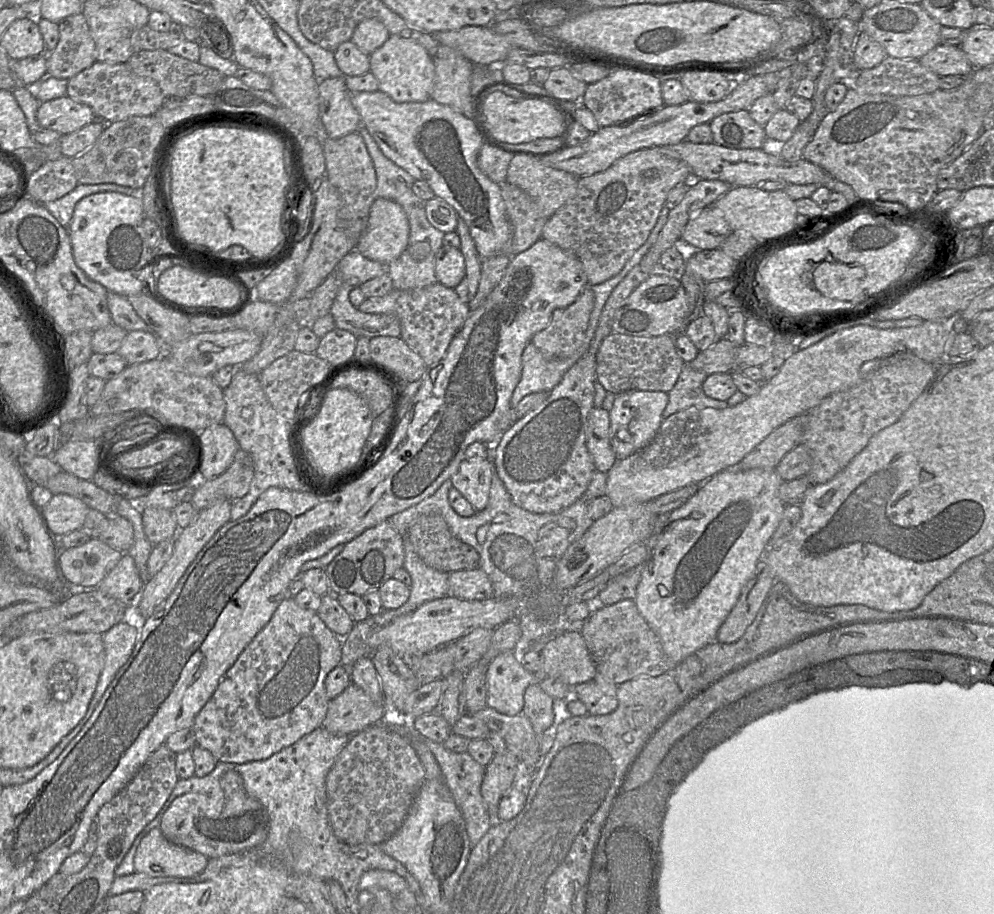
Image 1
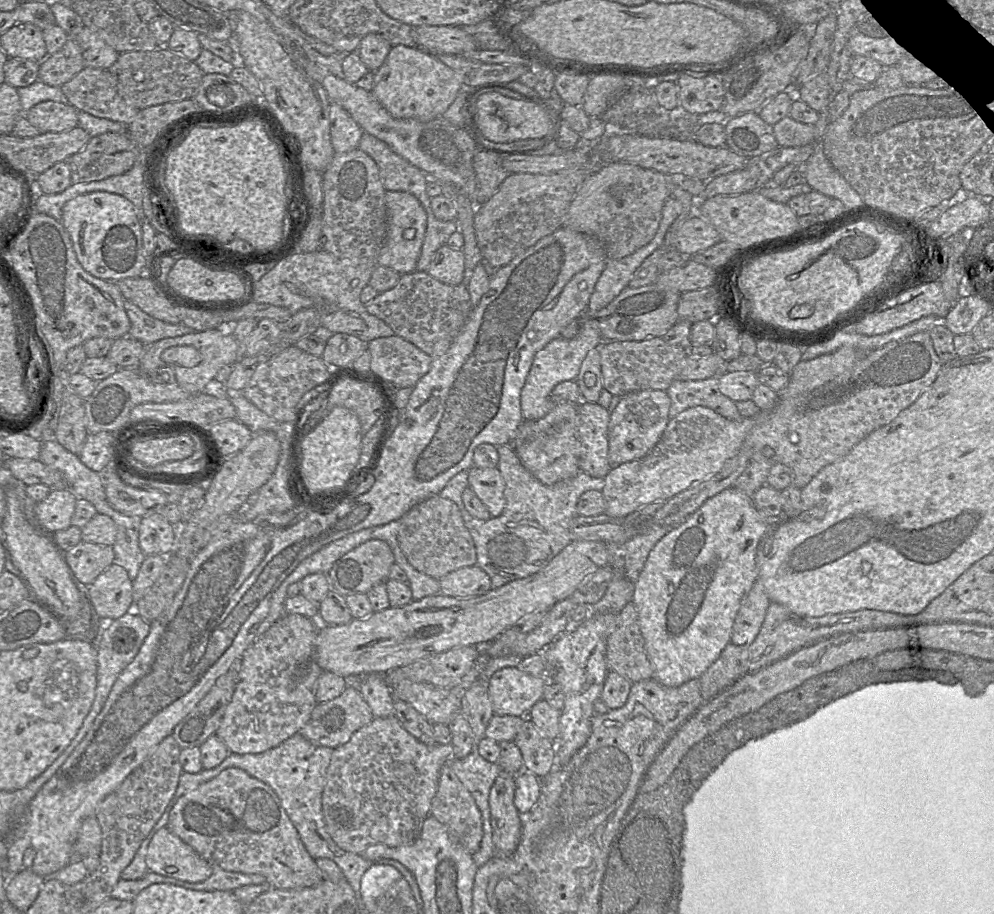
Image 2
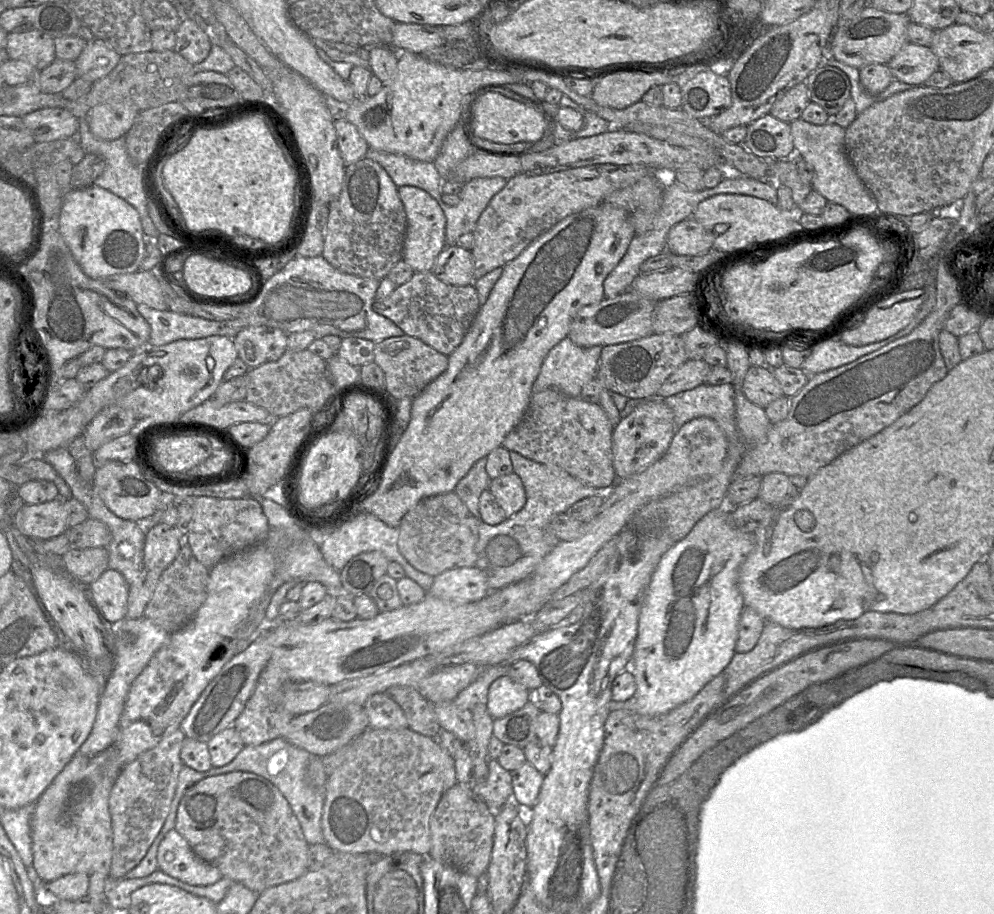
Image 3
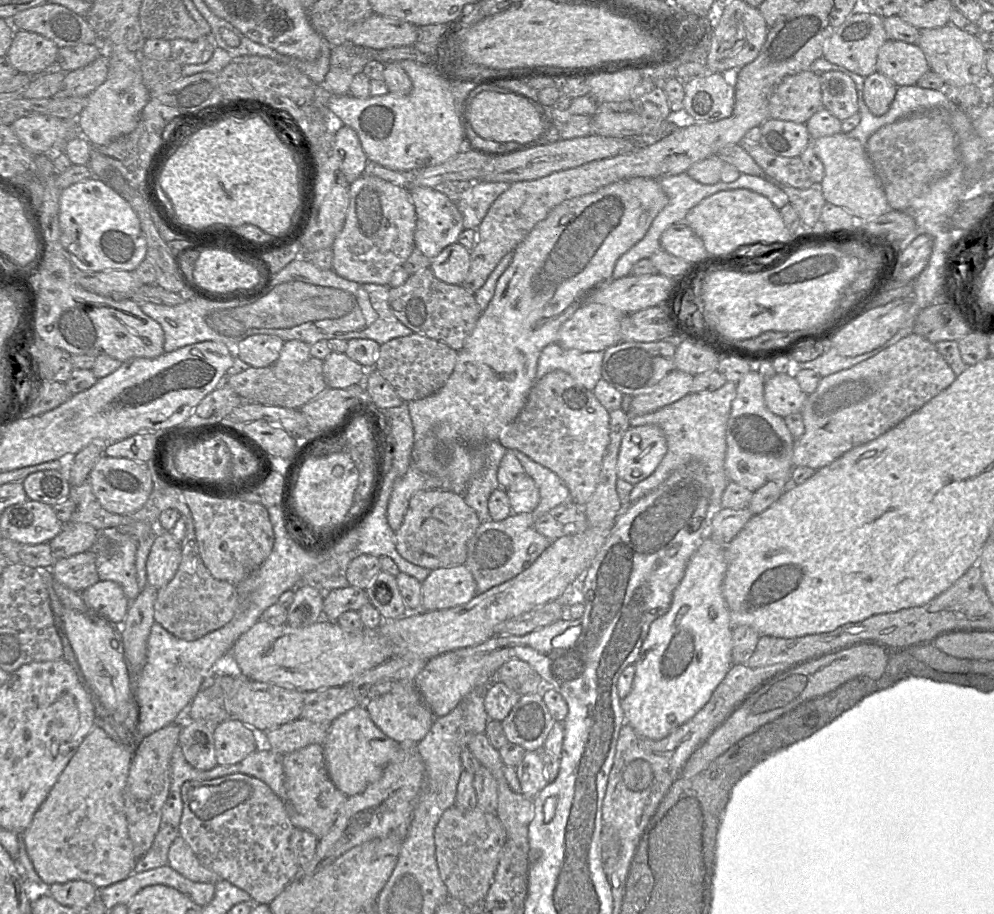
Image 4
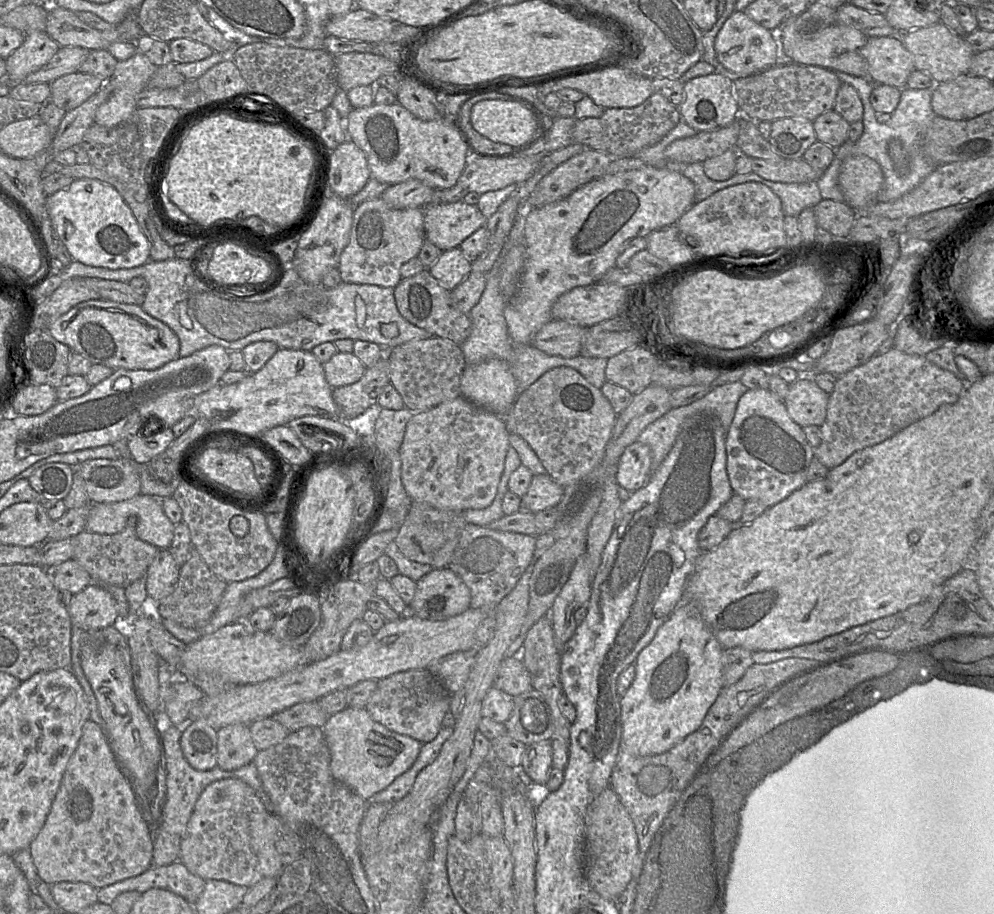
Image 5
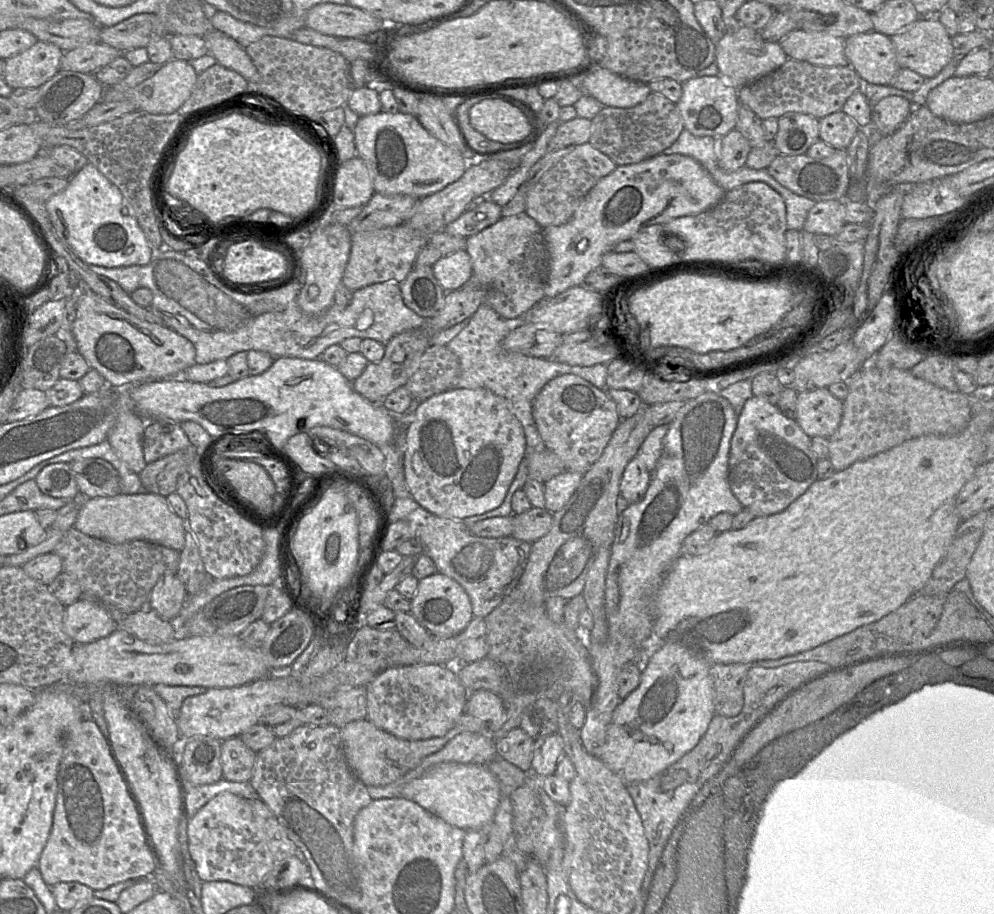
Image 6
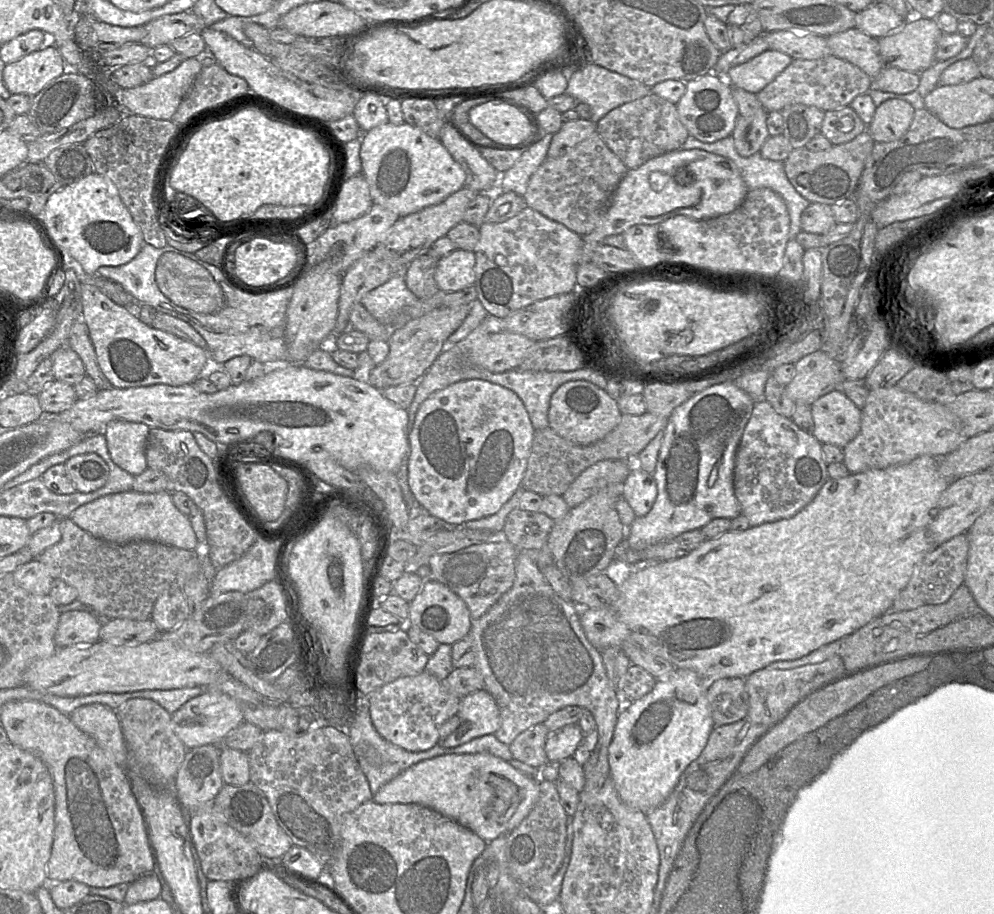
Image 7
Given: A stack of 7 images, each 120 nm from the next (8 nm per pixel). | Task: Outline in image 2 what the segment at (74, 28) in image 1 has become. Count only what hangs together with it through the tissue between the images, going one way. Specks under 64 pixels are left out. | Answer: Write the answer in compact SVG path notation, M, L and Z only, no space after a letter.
M68 36L66 43L56 53L47 55L39 63L38 80L47 85L61 87L85 68L82 50L75 37Z

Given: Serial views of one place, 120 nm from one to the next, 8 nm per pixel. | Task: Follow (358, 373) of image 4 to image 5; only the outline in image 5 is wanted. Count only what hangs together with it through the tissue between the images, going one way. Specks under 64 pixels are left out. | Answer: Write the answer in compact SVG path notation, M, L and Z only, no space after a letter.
M337 352L323 367L325 378L332 389L356 383L366 371L366 366L353 352Z

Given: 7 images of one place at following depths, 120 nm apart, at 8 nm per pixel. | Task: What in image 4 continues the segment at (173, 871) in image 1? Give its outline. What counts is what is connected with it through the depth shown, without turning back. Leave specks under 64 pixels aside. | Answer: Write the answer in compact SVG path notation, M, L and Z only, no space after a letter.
M178 836L170 846L168 865L193 882L215 884L222 880L199 862L191 847L181 836Z

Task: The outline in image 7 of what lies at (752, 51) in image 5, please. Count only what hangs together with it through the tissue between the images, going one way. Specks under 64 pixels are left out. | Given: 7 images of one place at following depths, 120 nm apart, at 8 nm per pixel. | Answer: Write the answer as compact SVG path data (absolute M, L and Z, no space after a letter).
M767 49L749 61L731 68L726 77L732 87L757 94L772 82L793 59L776 50Z

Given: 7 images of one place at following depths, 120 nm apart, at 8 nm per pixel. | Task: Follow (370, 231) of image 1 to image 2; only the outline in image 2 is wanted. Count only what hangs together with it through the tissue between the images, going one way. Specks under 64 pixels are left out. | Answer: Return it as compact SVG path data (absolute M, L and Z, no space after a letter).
M386 191L386 241L380 250L377 264L394 269L399 274L416 271L427 227L427 214L419 200L409 192Z

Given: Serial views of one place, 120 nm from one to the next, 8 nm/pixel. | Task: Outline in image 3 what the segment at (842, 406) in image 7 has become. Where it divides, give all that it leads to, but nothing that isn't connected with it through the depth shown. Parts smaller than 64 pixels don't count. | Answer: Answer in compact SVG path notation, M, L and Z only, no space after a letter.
M751 366L744 379L743 392L746 398L762 408L785 396L772 370L770 367Z

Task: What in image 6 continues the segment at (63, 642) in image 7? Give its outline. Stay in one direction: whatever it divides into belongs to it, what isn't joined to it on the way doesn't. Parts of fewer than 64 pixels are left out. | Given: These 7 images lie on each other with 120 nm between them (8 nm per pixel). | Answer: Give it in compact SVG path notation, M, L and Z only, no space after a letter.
M78 599L65 607L63 629L75 644L87 644L109 636L117 624L100 601Z

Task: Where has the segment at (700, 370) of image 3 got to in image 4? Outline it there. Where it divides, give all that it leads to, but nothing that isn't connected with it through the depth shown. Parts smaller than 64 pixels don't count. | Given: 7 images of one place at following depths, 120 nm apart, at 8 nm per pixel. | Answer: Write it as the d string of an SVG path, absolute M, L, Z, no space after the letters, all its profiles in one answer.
M673 370L645 393L632 397L626 413L629 417L642 416L672 404L691 393L694 376Z

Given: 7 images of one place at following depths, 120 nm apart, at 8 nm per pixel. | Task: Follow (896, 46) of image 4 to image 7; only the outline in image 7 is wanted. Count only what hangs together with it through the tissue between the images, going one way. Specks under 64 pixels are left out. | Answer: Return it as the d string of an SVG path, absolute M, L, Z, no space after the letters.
M857 28L828 36L827 44L831 55L859 67L872 79L884 68L878 39Z

